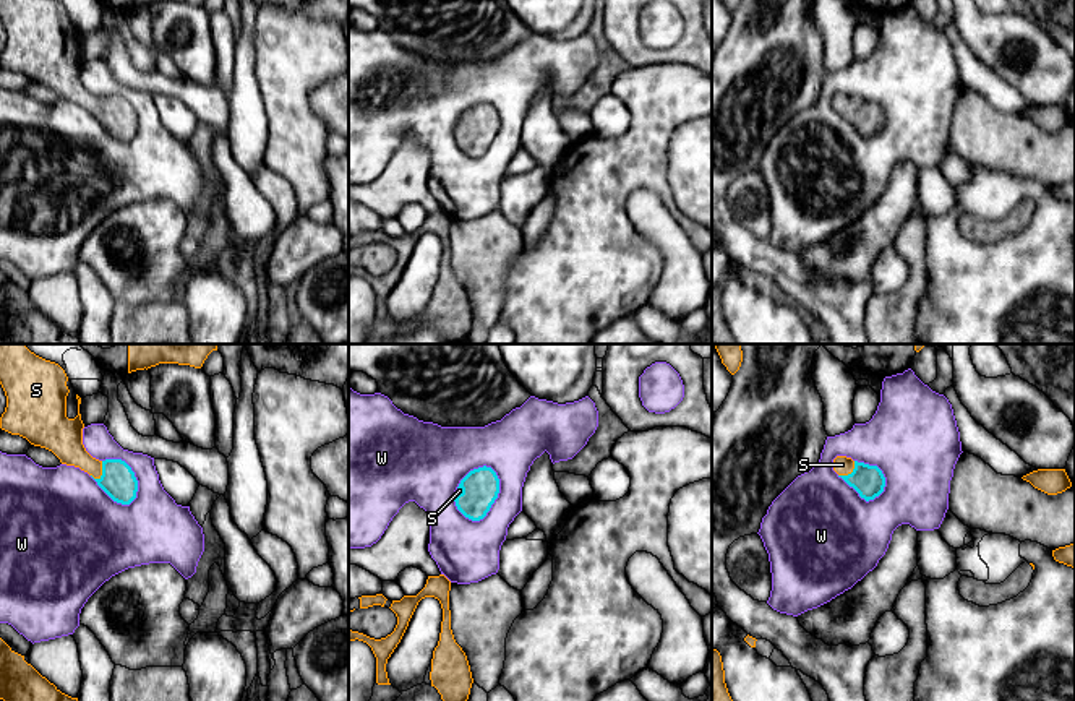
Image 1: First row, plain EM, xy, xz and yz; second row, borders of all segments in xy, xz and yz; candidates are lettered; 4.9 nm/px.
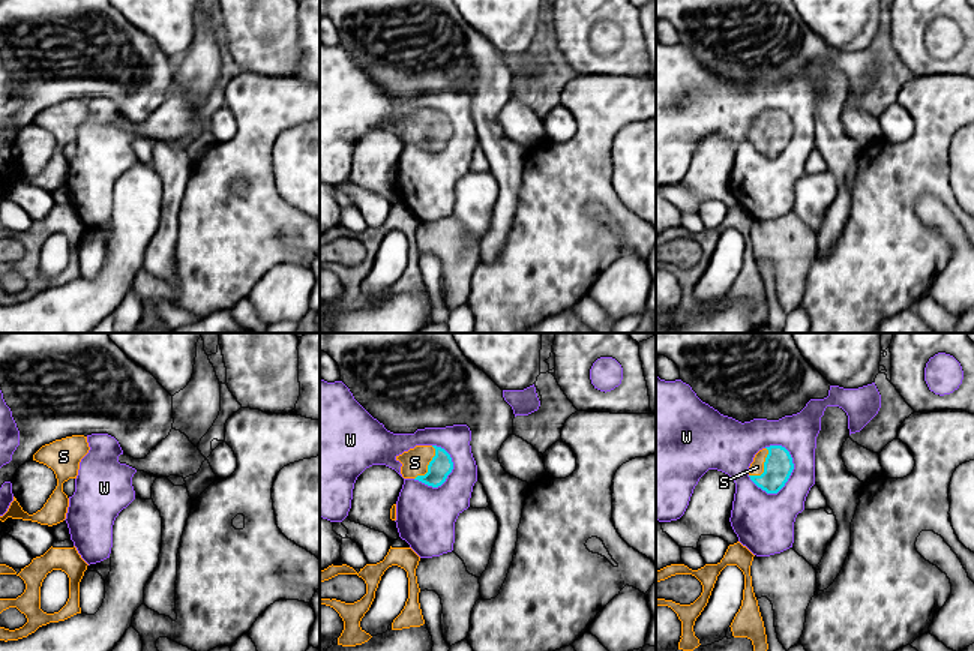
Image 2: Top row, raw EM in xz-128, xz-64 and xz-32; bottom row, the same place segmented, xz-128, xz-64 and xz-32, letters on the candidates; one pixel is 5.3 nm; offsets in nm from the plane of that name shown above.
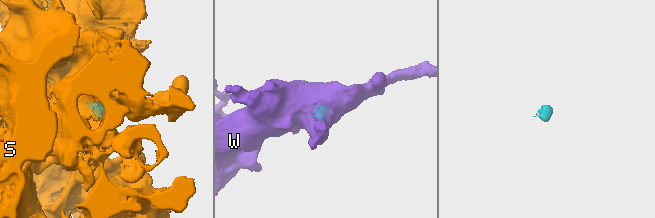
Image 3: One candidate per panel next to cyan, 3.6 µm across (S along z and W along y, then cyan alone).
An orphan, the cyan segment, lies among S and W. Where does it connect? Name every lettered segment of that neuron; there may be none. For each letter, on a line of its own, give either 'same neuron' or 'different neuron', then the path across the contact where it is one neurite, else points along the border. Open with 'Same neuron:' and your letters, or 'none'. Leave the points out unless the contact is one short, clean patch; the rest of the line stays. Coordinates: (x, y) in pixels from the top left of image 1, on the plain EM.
Same neuron: S
S: same neuron; way xy (117, 117), (102, 107), (91, 103), (64, 75)
W: different neuron; border xz (485, 101), (498, 116), (498, 133), (482, 154), (472, 158)

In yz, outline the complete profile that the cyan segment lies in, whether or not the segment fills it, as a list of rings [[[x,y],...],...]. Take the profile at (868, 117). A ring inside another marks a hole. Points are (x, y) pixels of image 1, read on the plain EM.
[[[837,92],[832,102],[838,114],[853,123],[866,138],[874,136],[884,128],[885,114],[877,102],[858,99],[846,92]]]

